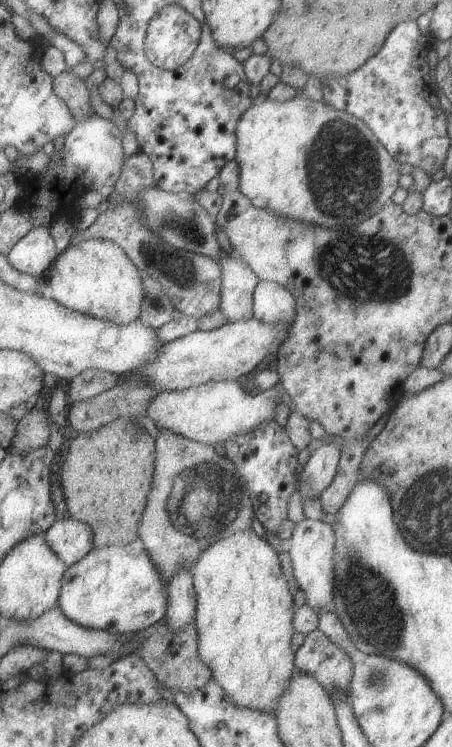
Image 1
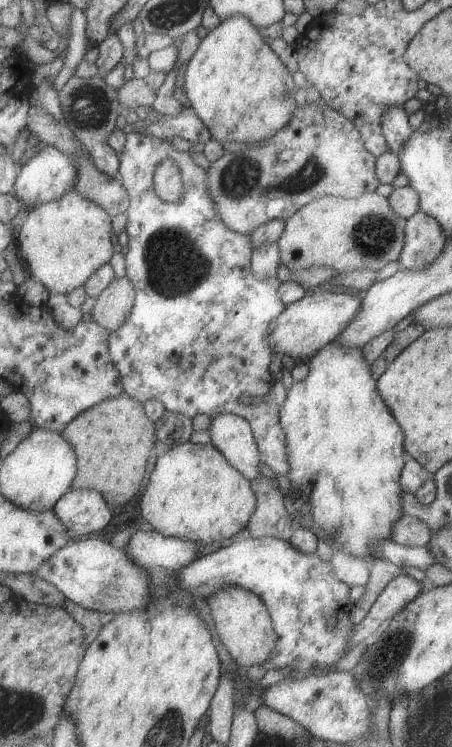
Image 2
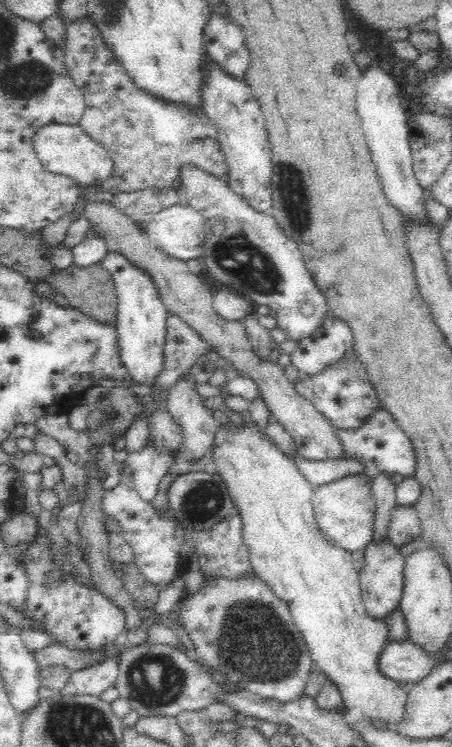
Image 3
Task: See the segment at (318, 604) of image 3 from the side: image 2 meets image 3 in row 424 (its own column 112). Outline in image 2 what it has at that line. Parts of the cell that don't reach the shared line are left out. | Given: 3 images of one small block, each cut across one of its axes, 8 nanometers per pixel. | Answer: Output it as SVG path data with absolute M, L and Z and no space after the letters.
M69 191L59 200L45 203L20 219L17 245L31 277L41 281L50 294L71 294L115 256L113 217L81 193Z

